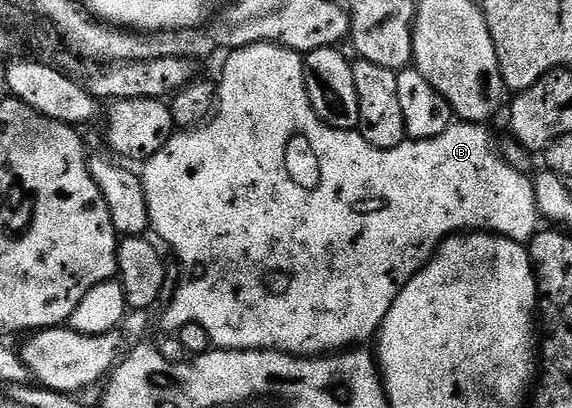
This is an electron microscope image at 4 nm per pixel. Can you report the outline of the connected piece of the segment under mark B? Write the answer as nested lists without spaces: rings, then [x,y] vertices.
[[[258,43],[232,50],[228,56],[219,80],[219,108],[205,124],[174,132],[169,142],[144,162],[145,173],[140,174],[152,232],[157,232],[181,260],[174,298],[161,313],[161,325],[165,331],[179,330],[187,323],[199,323],[218,349],[273,349],[276,353],[289,353],[293,357],[333,355],[376,338],[399,291],[403,291],[405,284],[434,257],[446,237],[476,231],[498,233],[512,241],[529,243],[537,236],[539,210],[534,182],[529,182],[522,170],[513,168],[505,160],[502,150],[493,142],[484,124],[454,123],[443,131],[443,135],[435,135],[426,141],[407,139],[399,147],[390,149],[371,147],[371,143],[367,143],[360,133],[324,125],[319,115],[315,115],[307,95],[302,54],[294,49],[284,49],[281,45]]]

